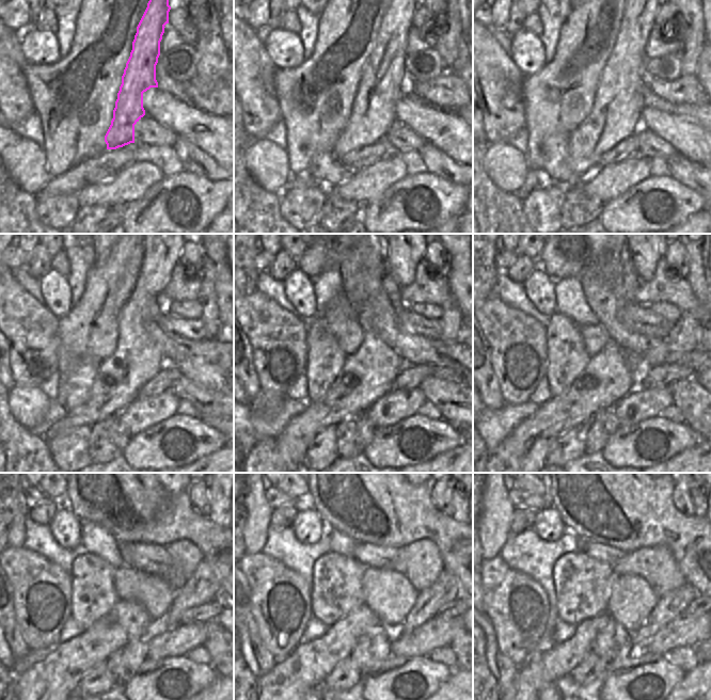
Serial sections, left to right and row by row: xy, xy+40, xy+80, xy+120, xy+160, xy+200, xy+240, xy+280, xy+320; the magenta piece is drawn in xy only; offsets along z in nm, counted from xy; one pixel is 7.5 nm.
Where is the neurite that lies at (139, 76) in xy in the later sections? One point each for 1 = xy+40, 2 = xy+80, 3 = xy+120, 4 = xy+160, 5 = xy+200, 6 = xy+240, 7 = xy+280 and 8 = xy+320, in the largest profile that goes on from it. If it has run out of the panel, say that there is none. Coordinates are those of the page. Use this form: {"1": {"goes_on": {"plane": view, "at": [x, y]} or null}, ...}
{"1": {"goes_on": {"plane": "xy+40", "at": [379, 92]}}, "2": {"goes_on": {"plane": "xy+80", "at": [615, 115]}}, "3": {"goes_on": {"plane": "xy+120", "at": [137, 360]}}, "4": {"goes_on": {"plane": "xy+160", "at": [367, 375]}}, "5": {"goes_on": {"plane": "xy+200", "at": [606, 379]}}, "6": {"goes_on": {"plane": "xy+240", "at": [44, 689]}}, "7": {"goes_on": {"plane": "xy+280", "at": [281, 689]}}, "8": {"goes_on": {"plane": "xy+320", "at": [557, 662]}}}

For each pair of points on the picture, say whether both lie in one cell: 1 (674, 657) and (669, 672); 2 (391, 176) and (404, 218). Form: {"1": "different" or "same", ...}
{"1": "different", "2": "different"}

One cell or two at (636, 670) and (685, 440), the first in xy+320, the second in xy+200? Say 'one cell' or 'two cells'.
one cell

